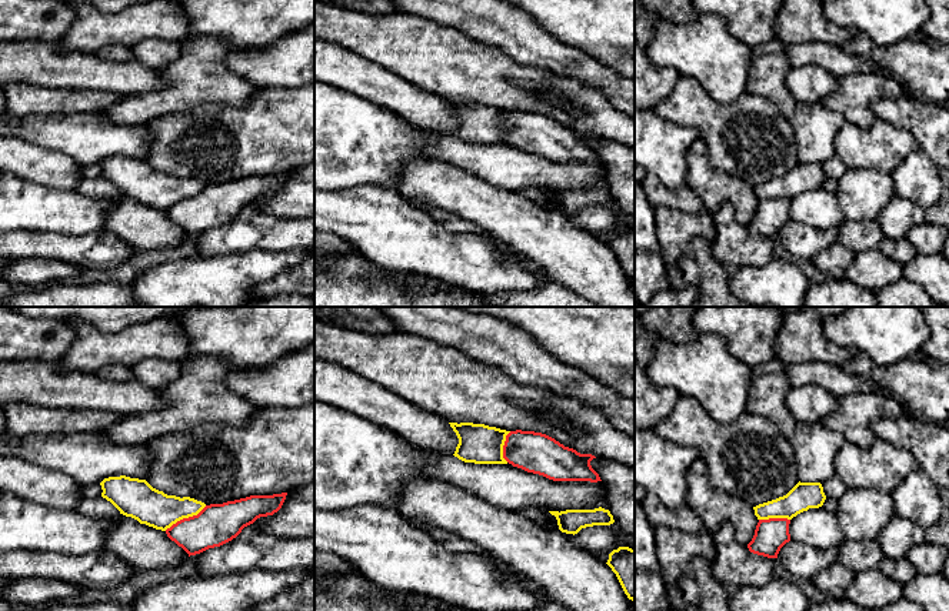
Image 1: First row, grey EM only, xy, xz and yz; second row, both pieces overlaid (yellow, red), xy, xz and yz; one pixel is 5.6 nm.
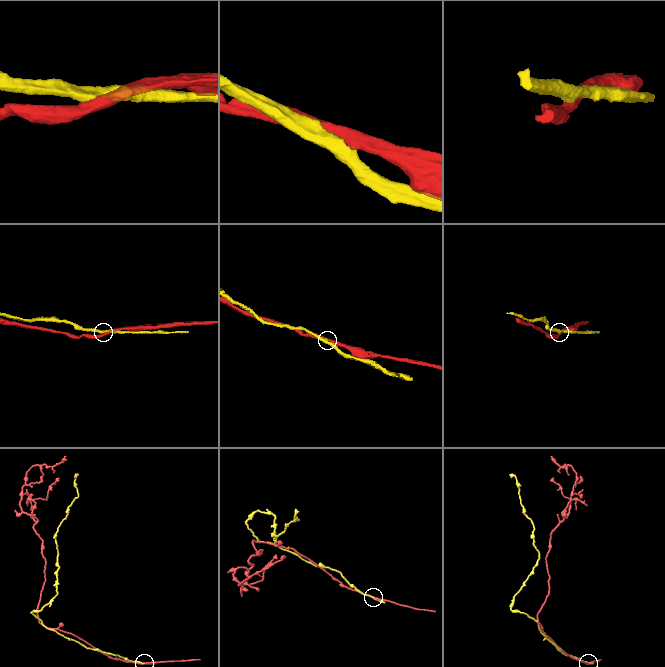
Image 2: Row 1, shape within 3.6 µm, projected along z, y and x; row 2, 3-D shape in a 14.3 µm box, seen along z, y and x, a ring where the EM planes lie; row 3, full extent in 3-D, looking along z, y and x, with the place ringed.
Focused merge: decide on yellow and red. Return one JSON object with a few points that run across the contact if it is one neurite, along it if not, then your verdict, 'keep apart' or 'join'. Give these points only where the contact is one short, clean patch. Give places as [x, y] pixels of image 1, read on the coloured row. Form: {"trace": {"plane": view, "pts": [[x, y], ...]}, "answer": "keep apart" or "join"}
{"answer": "keep apart"}

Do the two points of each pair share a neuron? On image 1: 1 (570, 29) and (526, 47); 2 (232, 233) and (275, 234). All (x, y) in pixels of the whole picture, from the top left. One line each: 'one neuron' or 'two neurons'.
1: two neurons
2: one neuron

